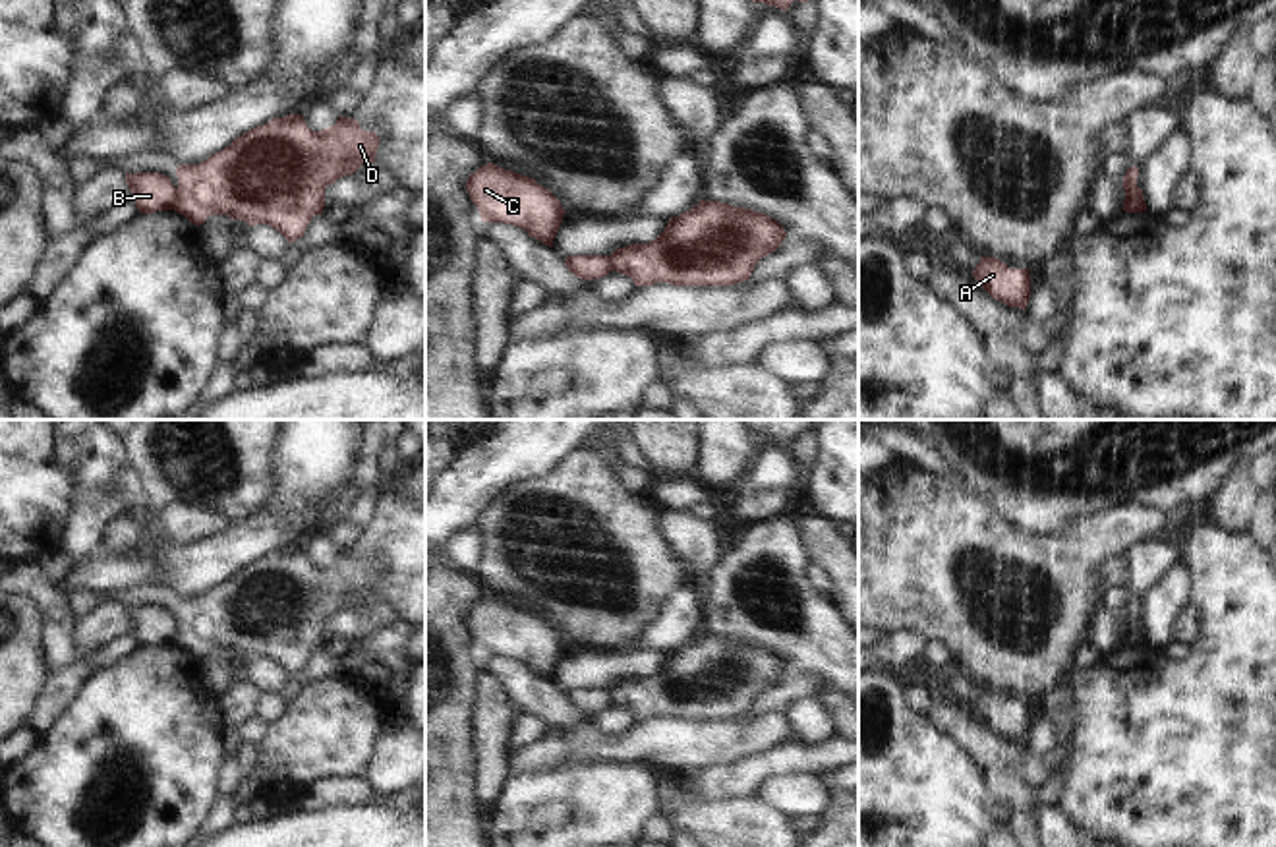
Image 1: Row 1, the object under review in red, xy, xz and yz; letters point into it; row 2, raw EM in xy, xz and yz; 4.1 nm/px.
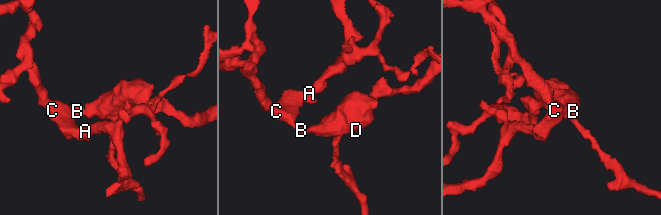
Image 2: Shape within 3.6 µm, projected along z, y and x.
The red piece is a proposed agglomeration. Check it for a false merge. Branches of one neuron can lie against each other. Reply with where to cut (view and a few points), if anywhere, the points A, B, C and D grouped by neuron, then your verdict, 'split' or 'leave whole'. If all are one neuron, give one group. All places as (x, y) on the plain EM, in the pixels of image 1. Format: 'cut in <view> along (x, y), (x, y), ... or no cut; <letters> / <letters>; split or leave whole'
cut in xy along (176, 621), (176, 637), (173, 641); A B C / D; split

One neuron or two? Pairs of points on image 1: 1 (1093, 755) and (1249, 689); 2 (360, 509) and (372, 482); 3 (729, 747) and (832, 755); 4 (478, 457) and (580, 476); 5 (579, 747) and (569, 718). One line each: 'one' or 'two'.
1: one
2: one
3: two
4: two
5: two

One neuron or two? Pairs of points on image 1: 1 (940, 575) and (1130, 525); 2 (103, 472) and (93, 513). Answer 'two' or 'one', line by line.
1: one
2: one

